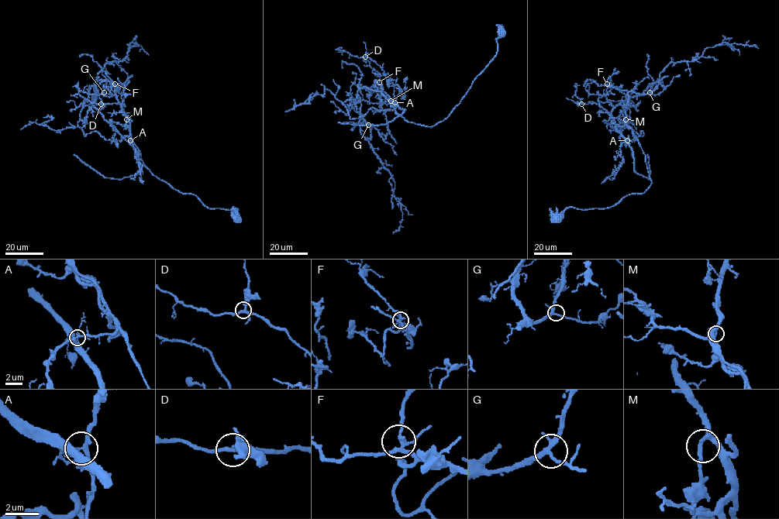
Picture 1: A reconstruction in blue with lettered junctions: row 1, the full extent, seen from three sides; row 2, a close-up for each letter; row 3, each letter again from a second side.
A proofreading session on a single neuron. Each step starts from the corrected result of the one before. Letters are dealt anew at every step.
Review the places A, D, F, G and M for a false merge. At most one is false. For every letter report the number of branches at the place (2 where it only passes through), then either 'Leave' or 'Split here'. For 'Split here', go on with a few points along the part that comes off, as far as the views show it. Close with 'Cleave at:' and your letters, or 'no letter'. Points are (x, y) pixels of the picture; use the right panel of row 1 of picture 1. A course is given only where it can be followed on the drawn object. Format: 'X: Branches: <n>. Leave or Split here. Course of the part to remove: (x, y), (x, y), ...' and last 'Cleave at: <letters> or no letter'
A: Branches: 4. Split here. Course of the part to remove: (627, 141), (616, 128), (611, 111), (639, 95), (671, 62), (694, 61), (708, 47), (724, 42), (758, 48)
D: Branches: 4. Leave
F: Branches: 4. Leave
G: Branches: 4. Leave
M: Branches: 4. Leave
Cleave at: A

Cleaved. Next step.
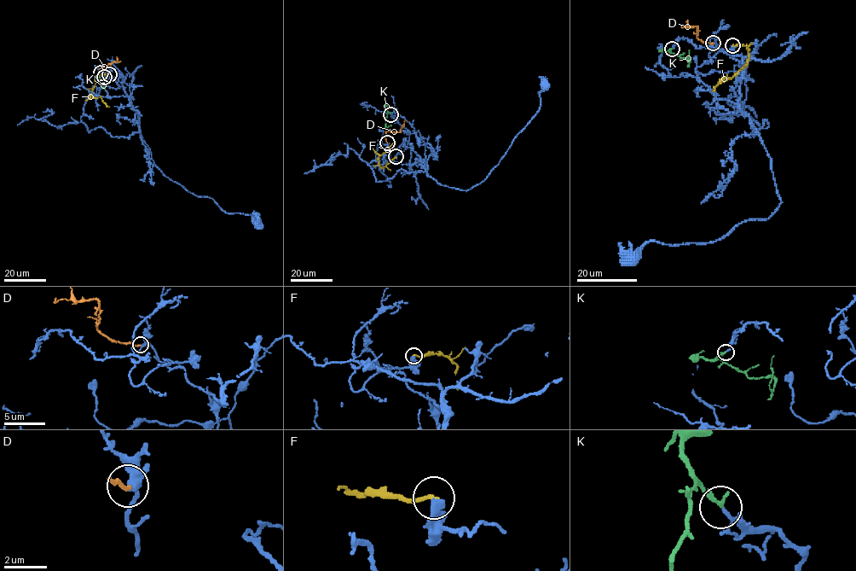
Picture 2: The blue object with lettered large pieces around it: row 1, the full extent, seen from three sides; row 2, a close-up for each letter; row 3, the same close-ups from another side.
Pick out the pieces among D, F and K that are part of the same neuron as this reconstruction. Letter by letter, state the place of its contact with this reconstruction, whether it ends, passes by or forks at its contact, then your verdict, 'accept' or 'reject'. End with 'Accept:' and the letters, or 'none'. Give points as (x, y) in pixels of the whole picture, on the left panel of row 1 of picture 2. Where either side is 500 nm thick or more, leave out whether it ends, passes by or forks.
D: (101, 72) | it ends | accept
F: (109, 74) | it ends | reject
K: (104, 77) | it ends | accept
Accept: D, K

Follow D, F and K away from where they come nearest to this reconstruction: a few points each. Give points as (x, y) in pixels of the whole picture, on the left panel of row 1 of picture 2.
D: (101, 72), (101, 68), (120, 61)
F: (109, 74), (100, 74), (96, 77), (91, 95), (100, 97), (109, 106)
K: (103, 77), (99, 82), (103, 88), (104, 78)

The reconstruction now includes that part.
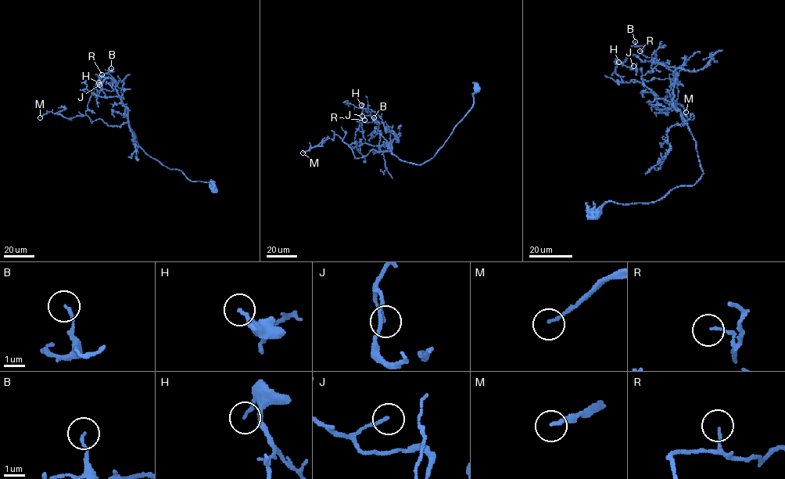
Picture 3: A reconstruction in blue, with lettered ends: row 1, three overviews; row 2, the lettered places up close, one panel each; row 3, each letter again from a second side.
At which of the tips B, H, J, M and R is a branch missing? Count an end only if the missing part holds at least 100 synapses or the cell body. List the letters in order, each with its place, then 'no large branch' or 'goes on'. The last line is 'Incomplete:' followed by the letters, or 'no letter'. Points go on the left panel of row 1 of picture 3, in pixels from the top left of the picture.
B: place (111, 68); no large branch
H: place (98, 82); no large branch
J: place (99, 84); no large branch
M: place (40, 117); goes on
R: place (102, 74); no large branch
Incomplete: M

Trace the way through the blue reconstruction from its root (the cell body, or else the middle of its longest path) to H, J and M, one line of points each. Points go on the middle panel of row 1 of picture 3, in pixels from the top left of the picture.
H: (476, 88), (473, 106), (436, 153), (421, 164), (399, 160), (389, 143), (378, 145), (379, 122), (361, 105)
J: (476, 88), (473, 106), (421, 164), (399, 160), (389, 143), (378, 145), (379, 122), (363, 108), (362, 116)
M: (476, 88), (473, 106), (421, 164), (373, 149), (355, 158), (335, 135), (302, 153)

